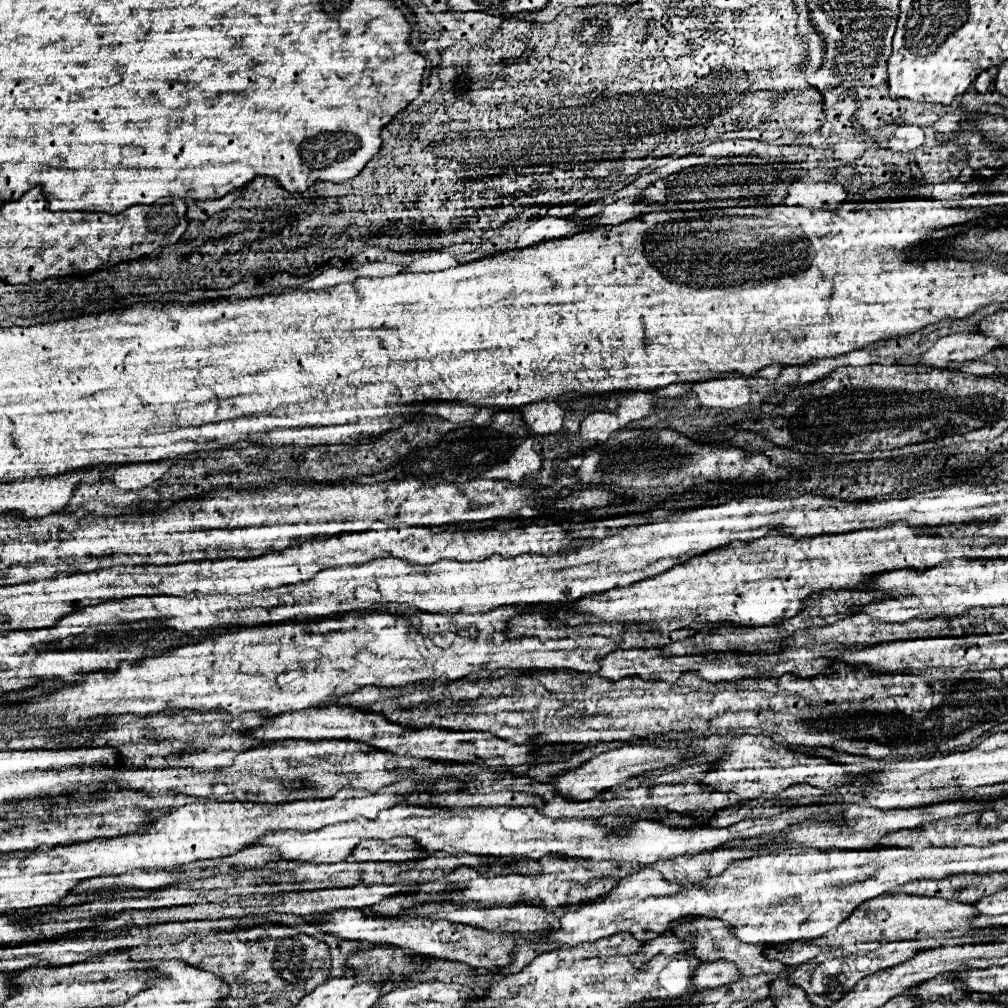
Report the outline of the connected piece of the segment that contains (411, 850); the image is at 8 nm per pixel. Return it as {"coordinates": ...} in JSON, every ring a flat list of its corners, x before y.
{"coordinates":[[389,838,389,840,363,840,355,850,353,862,391,862,405,864,427,858,429,854,409,838]]}

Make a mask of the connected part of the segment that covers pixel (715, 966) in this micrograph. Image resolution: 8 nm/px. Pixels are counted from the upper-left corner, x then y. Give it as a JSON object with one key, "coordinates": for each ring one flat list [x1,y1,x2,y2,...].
{"coordinates":[[715,960,715,962,699,962,693,976,691,986,695,992,715,990,721,986,727,986,731,982,739,982,739,970,733,962,727,960]]}

